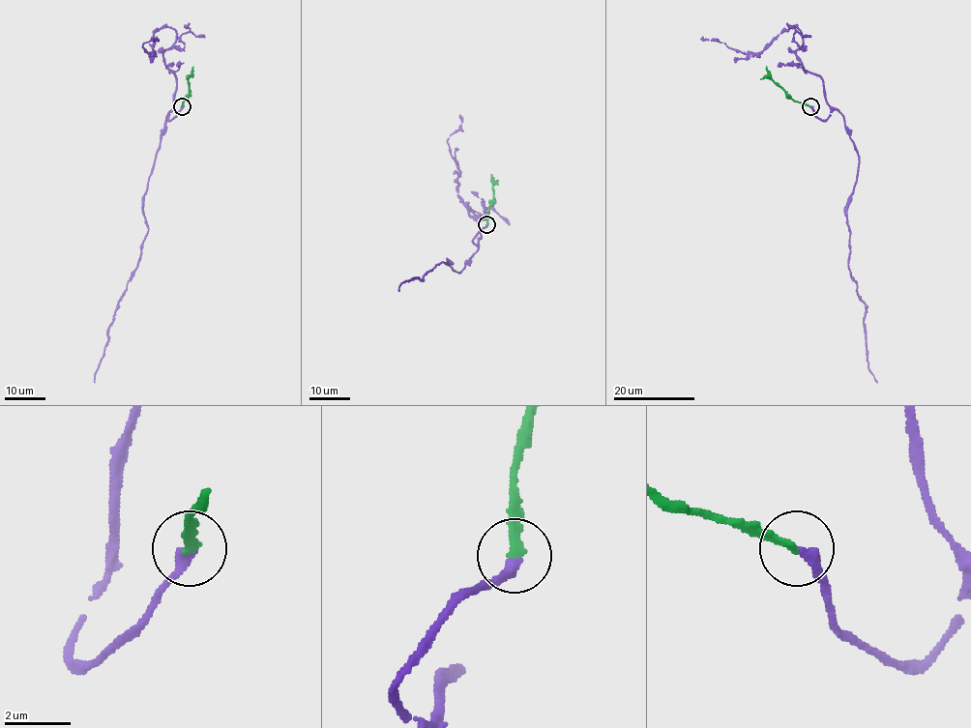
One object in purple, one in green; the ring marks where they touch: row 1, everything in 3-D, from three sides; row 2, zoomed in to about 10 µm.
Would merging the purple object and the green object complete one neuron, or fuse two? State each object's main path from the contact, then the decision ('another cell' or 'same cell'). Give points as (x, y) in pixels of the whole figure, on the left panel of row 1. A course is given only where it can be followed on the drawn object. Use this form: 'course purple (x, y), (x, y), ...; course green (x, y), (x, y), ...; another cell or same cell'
course purple (182, 105), (171, 120), (173, 110), (167, 116), (144, 195), (148, 233), (116, 305), (94, 383); course green (182, 105), (188, 94), (193, 67); same cell

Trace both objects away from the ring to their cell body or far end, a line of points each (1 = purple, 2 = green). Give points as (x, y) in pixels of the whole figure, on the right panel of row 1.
1: (810, 105), (823, 120), (834, 110), (842, 116), (859, 158), (848, 267), (865, 305), (877, 383)
2: (810, 105), (794, 101), (773, 80), (766, 67)

